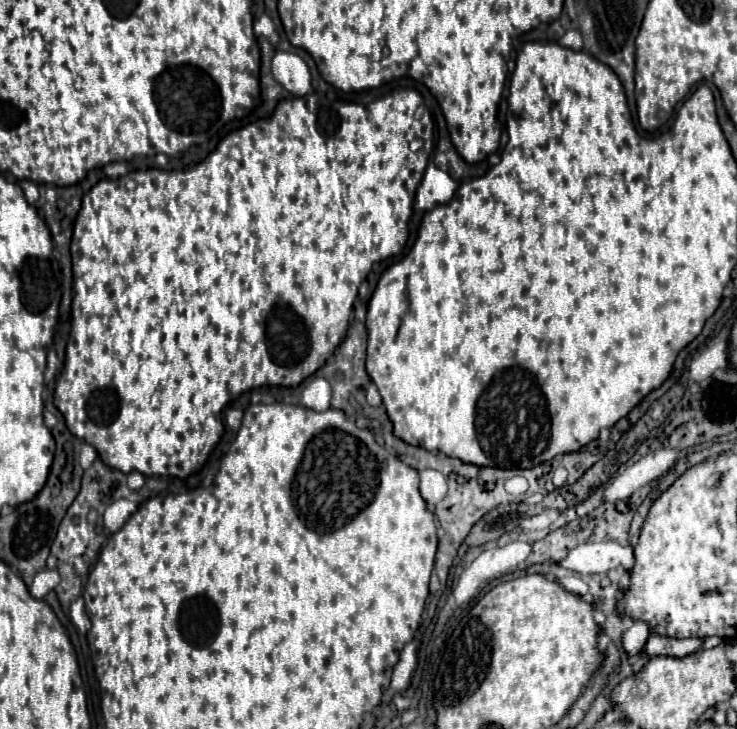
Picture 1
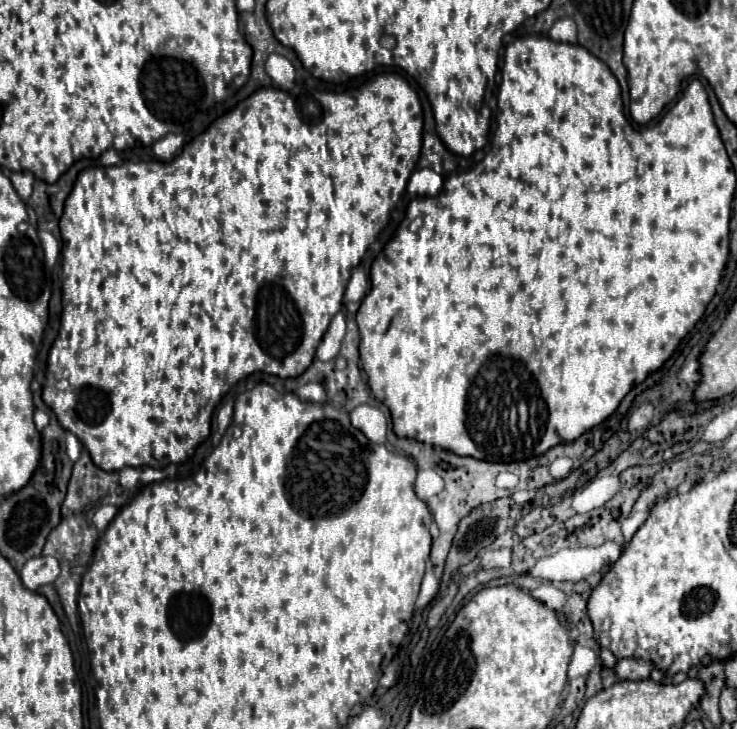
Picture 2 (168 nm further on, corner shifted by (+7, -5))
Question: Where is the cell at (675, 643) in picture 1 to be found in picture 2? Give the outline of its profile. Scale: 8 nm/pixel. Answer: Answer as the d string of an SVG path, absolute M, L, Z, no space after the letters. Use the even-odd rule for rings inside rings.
M621 659L617 661L617 665L613 667L617 681L641 681L647 679L649 673L653 671L653 665L649 661L641 661L641 659Z

